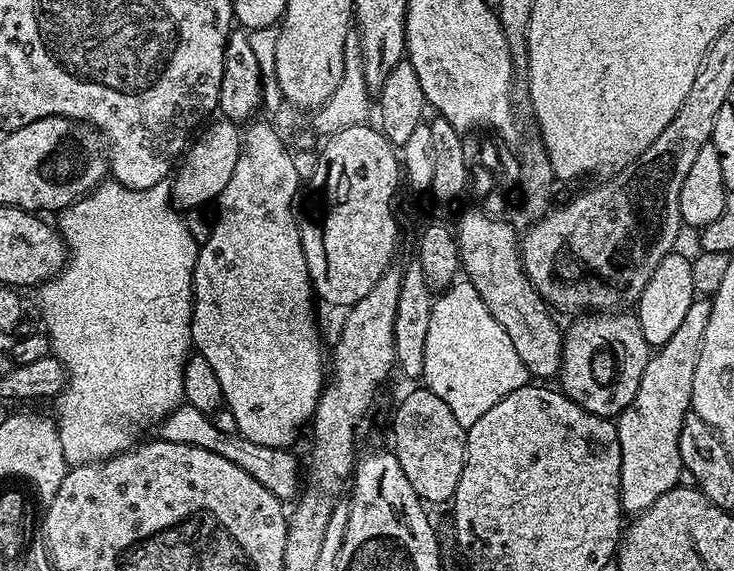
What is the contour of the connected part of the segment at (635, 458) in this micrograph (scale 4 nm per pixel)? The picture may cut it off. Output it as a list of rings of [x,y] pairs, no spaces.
[[[697,298],[678,330],[661,348],[655,349],[642,370],[642,382],[638,382],[638,394],[634,402],[622,410],[615,421],[622,466],[620,467],[620,507],[625,513],[644,512],[662,494],[677,487],[685,471],[680,457],[678,438],[682,434],[682,422],[690,415],[694,370],[698,370],[698,354],[702,350],[702,338],[710,322],[711,299]]]

